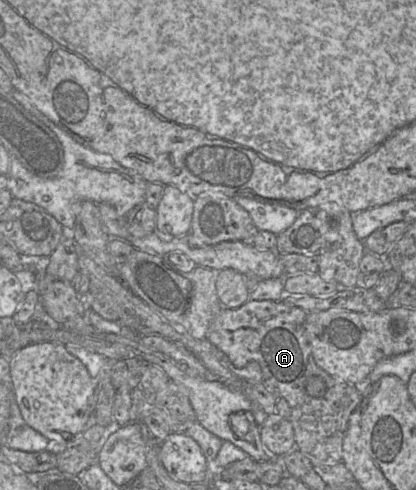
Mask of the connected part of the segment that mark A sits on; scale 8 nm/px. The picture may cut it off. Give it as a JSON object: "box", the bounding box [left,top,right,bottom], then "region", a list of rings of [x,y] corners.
{"box":[206,299,361,466],"region":[[[249,299],[246,303],[244,303],[242,306],[236,309],[229,309],[225,307],[221,308],[221,310],[214,317],[214,319],[209,325],[206,334],[206,339],[210,343],[212,343],[215,347],[217,347],[220,351],[222,351],[226,355],[226,357],[230,360],[230,362],[237,368],[244,367],[250,361],[256,361],[260,365],[262,371],[262,384],[269,392],[277,394],[280,397],[283,397],[290,406],[291,415],[289,419],[294,429],[294,438],[296,442],[295,448],[298,449],[312,463],[316,465],[332,466],[342,462],[343,438],[348,426],[350,416],[360,402],[361,394],[354,384],[350,384],[334,378],[316,364],[305,332],[305,320],[307,314],[308,313],[303,309],[296,307],[294,305],[284,304],[282,301],[272,301],[272,300],[257,301]]]}

